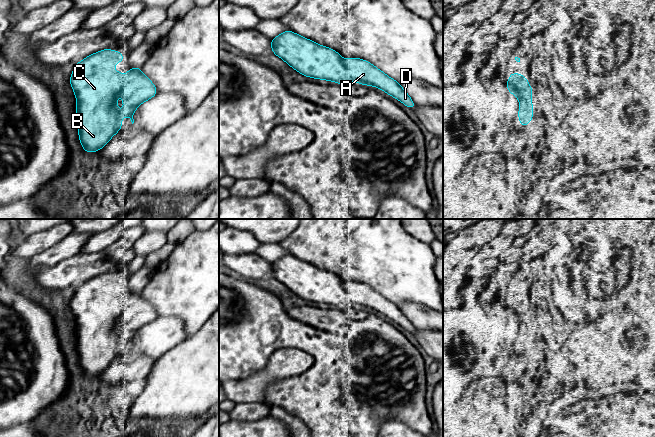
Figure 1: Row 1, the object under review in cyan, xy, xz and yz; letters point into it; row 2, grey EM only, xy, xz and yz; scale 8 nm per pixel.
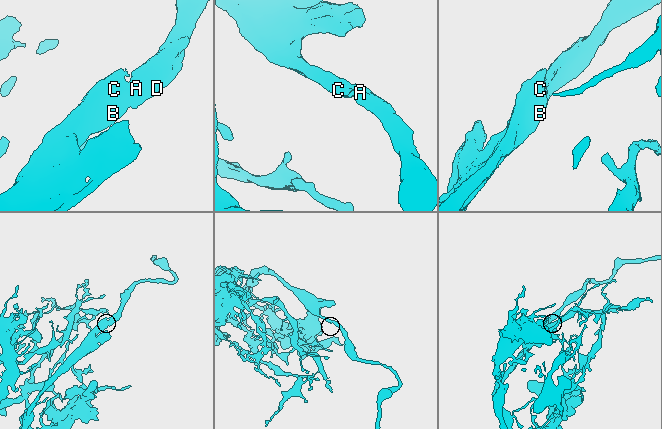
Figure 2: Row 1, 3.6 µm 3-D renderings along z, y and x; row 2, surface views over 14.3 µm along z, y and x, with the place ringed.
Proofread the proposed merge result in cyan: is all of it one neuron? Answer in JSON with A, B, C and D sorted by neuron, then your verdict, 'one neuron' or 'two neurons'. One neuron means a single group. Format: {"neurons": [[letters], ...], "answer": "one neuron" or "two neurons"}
{"neurons": [["A", "B", "C", "D"]], "answer": "one neuron"}

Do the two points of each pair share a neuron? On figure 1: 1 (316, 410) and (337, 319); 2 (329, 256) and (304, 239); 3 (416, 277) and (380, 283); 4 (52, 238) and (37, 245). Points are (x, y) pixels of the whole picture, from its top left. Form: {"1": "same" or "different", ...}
{"1": "different", "2": "same", "3": "same", "4": "same"}

